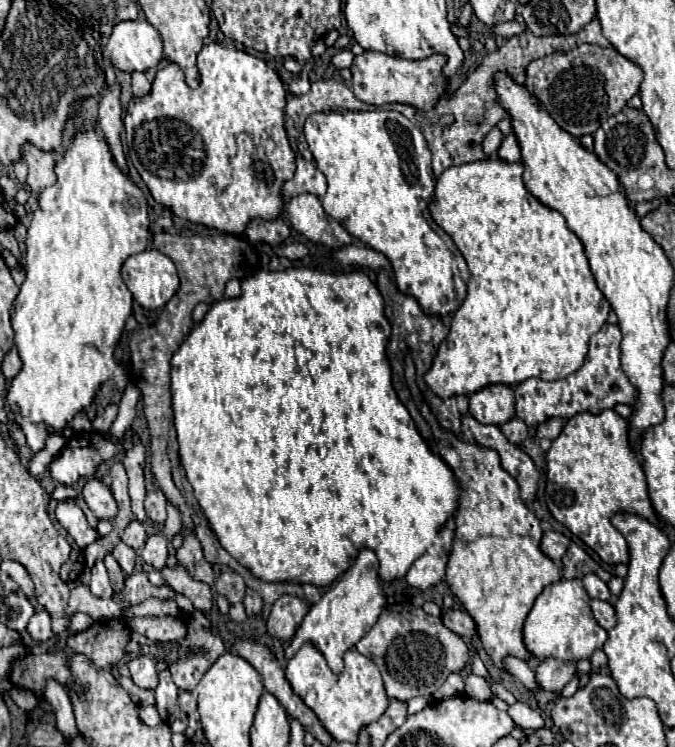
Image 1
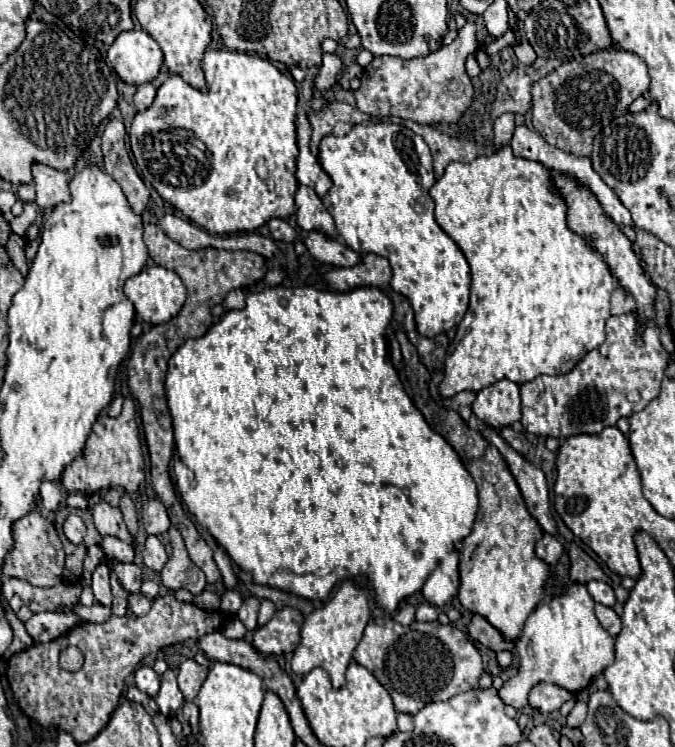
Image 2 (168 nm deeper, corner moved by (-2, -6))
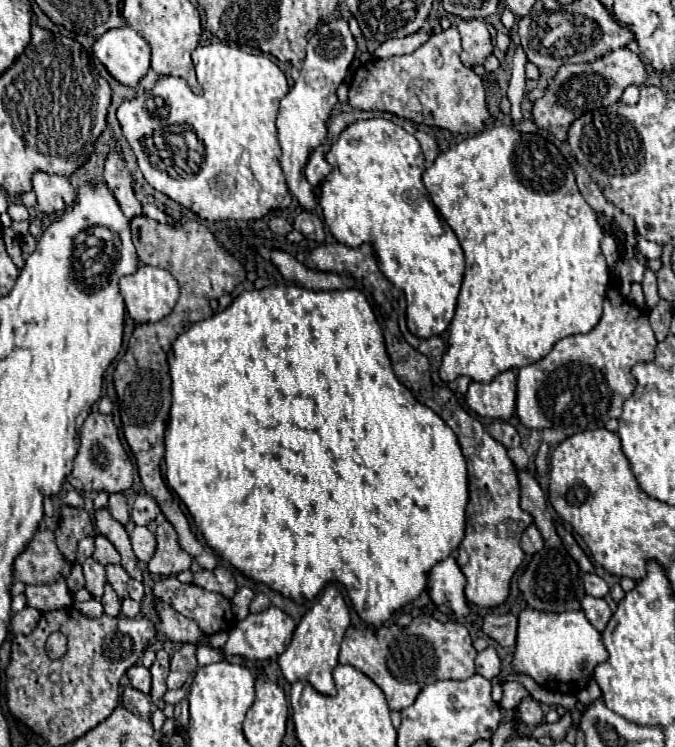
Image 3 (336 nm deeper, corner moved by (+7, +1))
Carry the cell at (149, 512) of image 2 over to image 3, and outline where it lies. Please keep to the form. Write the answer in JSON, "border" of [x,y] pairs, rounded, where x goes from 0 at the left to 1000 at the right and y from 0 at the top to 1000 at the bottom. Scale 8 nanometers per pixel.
{"border":[[[204,663],[196,676],[193,692],[201,703],[222,703],[234,687],[237,687],[237,679],[222,663]]]}

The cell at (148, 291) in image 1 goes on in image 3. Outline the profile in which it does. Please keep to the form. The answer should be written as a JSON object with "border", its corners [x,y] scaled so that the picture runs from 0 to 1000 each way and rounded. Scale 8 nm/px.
{"border":[[[207,355],[199,368],[178,373],[178,392],[190,422],[201,432],[231,432],[243,427],[267,398],[264,376],[237,357]]]}

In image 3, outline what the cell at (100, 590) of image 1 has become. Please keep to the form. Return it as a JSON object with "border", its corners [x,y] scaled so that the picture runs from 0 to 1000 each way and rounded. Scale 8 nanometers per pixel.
{"border":[[[130,746],[121,759],[124,759],[124,772],[127,772],[127,788],[136,794],[136,799],[142,805],[148,805],[151,794],[154,794],[154,783],[157,783],[154,756],[148,756],[142,748]]]}

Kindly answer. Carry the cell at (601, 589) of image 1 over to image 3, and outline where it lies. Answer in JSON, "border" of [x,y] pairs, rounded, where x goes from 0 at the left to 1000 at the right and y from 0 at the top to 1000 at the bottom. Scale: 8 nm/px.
{"border":[[[868,767],[865,770],[865,788],[877,799],[895,799],[901,794],[901,783],[895,775],[889,775],[883,767]]]}

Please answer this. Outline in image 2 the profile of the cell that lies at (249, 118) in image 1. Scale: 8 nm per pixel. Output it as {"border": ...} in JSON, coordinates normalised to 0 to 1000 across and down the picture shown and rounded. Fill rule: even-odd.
{"border":[[[308,62],[298,90],[301,92],[304,107],[307,107],[307,123],[298,123],[280,112],[274,112],[274,107],[262,99],[253,99],[239,118],[233,120],[233,129],[227,134],[227,139],[212,147],[203,150],[191,174],[191,185],[194,185],[194,201],[197,201],[197,212],[200,212],[200,222],[209,230],[209,238],[224,244],[224,249],[233,254],[233,260],[250,270],[253,276],[259,276],[262,281],[268,281],[283,297],[289,297],[292,303],[304,305],[313,313],[348,313],[348,311],[372,311],[381,308],[384,303],[390,303],[399,292],[428,292],[437,284],[437,254],[440,254],[440,241],[437,241],[437,214],[440,214],[440,187],[437,187],[437,142],[440,142],[440,118],[434,112],[431,104],[425,104],[422,99],[416,99],[399,80],[390,80],[384,75],[372,75],[363,70],[342,68],[341,66],[314,66]],[[384,214],[393,217],[396,222],[396,238],[390,238],[381,230],[381,220]]]}

